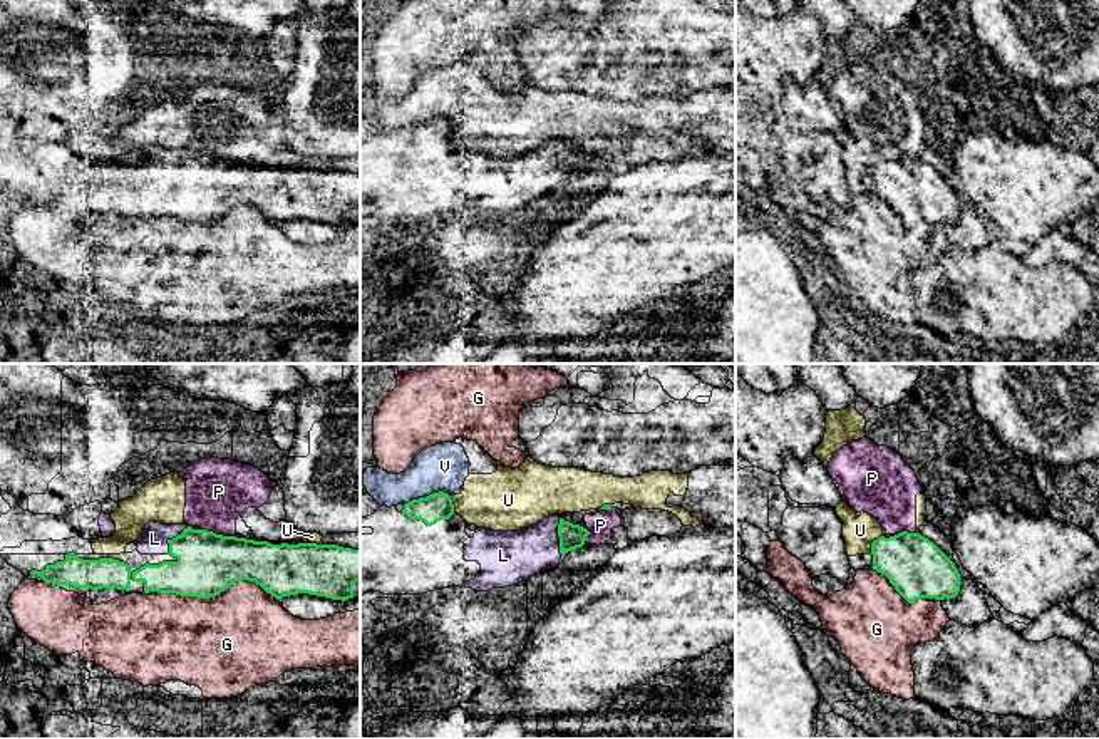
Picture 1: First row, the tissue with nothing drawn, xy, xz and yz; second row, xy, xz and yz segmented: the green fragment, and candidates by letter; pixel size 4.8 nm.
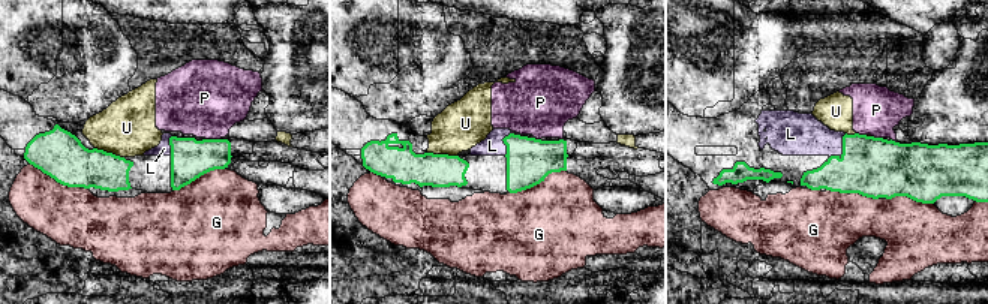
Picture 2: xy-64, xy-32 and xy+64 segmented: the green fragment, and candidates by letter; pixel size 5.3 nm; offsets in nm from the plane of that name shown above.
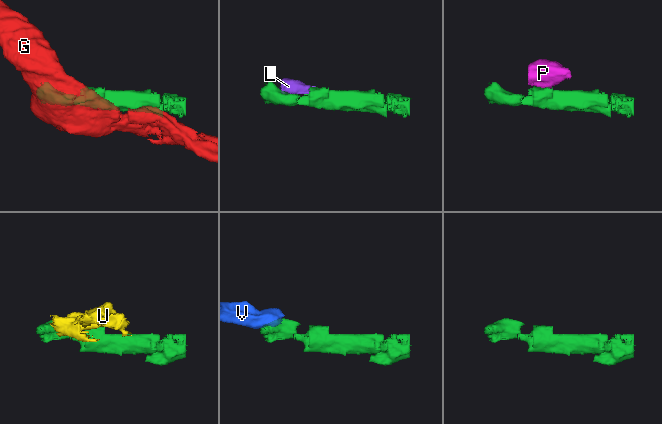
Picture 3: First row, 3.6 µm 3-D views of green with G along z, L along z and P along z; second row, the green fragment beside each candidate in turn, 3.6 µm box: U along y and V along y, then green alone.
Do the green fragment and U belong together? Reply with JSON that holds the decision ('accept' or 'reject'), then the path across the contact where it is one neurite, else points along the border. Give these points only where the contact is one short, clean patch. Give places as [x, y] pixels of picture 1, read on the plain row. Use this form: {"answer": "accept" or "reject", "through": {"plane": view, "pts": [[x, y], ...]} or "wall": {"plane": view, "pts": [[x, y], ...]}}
{"answer": "reject"}

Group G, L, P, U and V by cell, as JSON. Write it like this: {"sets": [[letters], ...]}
{"sets": [["G"], ["L"], ["P", "U", "V"]]}

